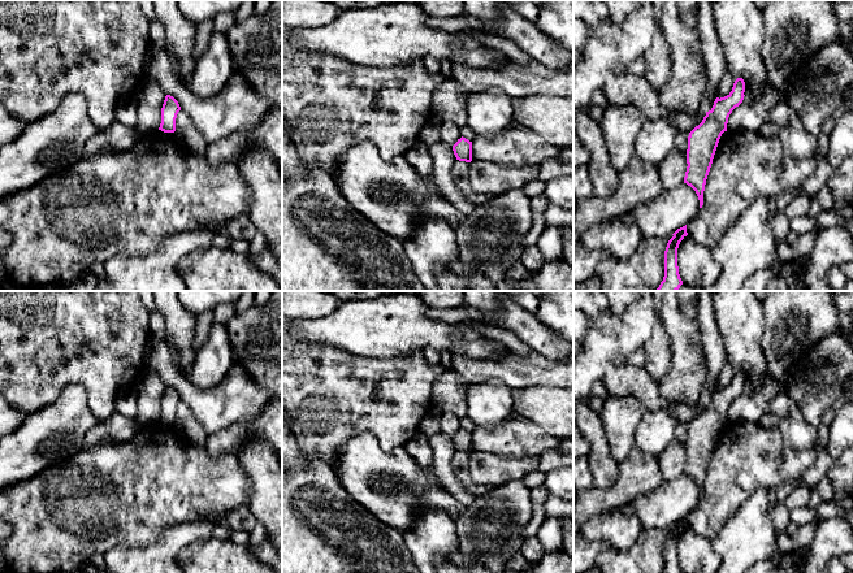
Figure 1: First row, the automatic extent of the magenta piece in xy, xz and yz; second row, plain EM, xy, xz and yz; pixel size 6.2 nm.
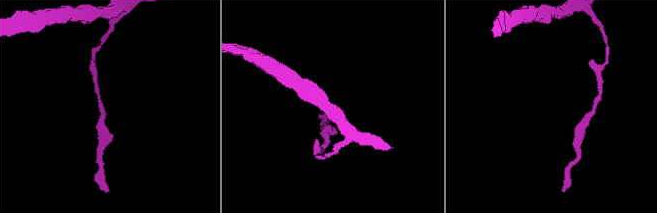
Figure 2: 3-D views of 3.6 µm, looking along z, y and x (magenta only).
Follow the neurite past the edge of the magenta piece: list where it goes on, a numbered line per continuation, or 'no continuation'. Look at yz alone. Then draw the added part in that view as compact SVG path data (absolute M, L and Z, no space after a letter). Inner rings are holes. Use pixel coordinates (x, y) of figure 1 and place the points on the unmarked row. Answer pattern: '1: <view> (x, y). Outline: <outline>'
no continuation

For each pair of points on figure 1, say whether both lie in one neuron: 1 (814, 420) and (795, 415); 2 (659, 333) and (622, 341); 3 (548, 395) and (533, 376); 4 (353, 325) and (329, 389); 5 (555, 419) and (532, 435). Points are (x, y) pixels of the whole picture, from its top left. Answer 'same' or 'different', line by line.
1: different
2: different
3: different
4: different
5: different

